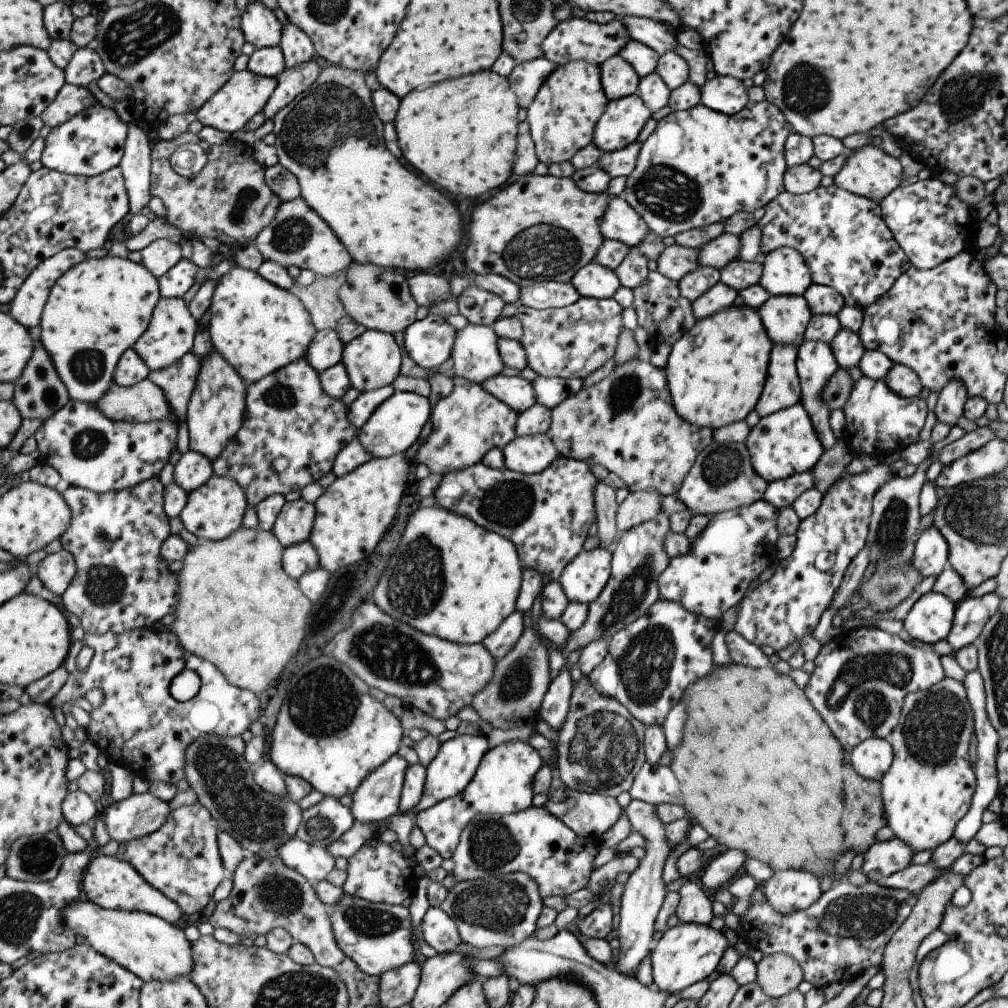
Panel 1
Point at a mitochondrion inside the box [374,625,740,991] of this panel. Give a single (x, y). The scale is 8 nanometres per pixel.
(602, 749)

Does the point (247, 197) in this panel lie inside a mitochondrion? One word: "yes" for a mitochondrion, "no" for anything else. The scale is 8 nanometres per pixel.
yes

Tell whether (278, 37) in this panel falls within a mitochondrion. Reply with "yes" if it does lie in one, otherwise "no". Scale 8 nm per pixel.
no

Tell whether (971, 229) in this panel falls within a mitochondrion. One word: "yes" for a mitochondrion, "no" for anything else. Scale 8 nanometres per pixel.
no

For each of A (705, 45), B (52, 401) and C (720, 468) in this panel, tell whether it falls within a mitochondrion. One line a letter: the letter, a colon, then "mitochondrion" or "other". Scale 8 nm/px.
A: other
B: mitochondrion
C: mitochondrion

